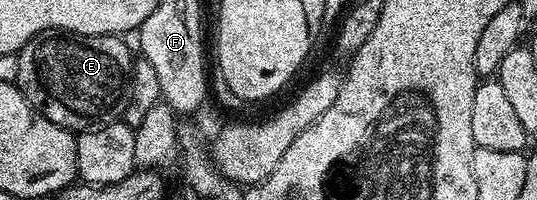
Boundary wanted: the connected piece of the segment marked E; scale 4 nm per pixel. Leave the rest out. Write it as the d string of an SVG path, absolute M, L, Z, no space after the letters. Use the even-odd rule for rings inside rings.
M57 31L39 32L17 53L19 74L18 89L31 106L41 116L56 122L56 126L68 128L77 134L86 129L121 121L126 115L126 101L130 95L130 73L132 55L123 37L118 34L108 36L79 36L59 34Z

